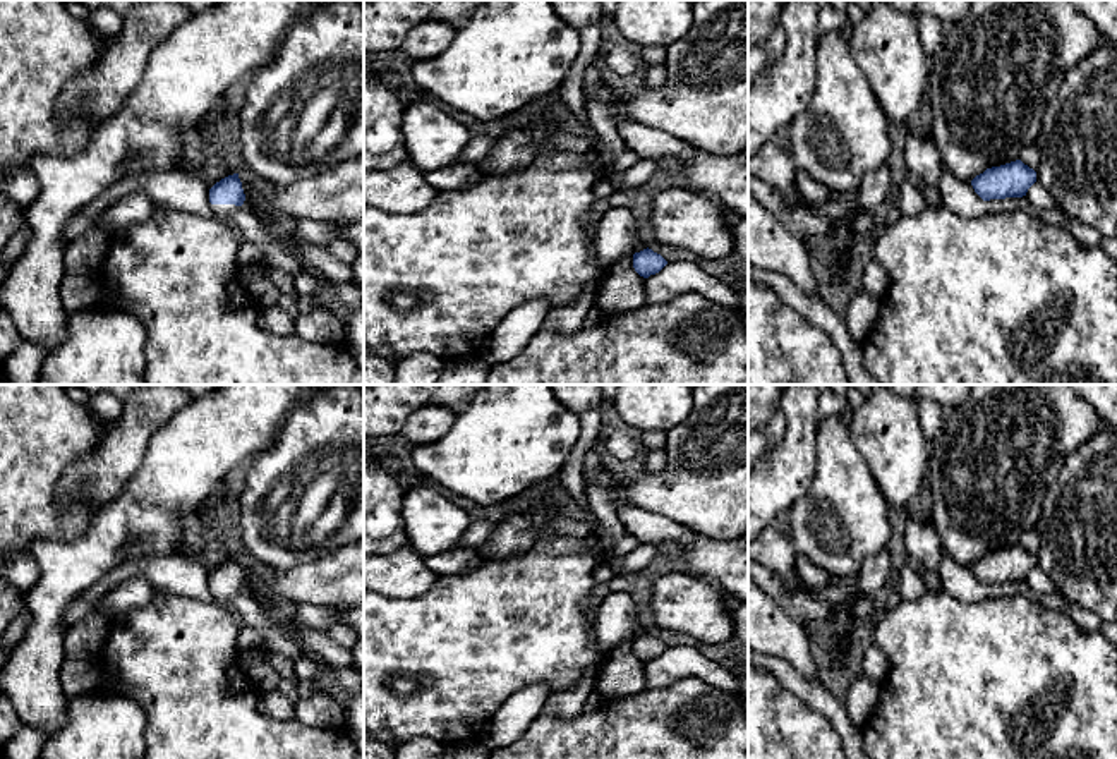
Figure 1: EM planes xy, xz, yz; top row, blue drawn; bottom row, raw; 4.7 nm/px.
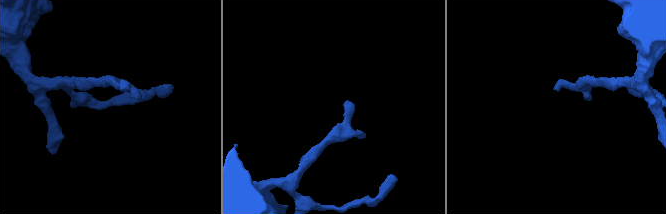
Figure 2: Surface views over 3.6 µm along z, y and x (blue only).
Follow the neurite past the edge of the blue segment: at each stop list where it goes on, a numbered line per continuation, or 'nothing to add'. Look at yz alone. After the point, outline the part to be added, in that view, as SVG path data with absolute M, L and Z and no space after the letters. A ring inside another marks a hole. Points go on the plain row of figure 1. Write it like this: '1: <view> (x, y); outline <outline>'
nothing to add

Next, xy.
1: xy (223, 596); outline M211 589L214 601L230 606L233 596L237 594L235 589Z

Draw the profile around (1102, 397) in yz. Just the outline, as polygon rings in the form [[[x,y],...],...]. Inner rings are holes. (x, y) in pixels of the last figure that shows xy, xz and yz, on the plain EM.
[[[1072,385],[1078,397],[1093,407],[1100,422],[1117,431],[1117,385]]]

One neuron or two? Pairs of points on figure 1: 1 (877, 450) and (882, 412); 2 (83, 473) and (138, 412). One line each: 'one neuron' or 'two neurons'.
1: one neuron
2: one neuron

